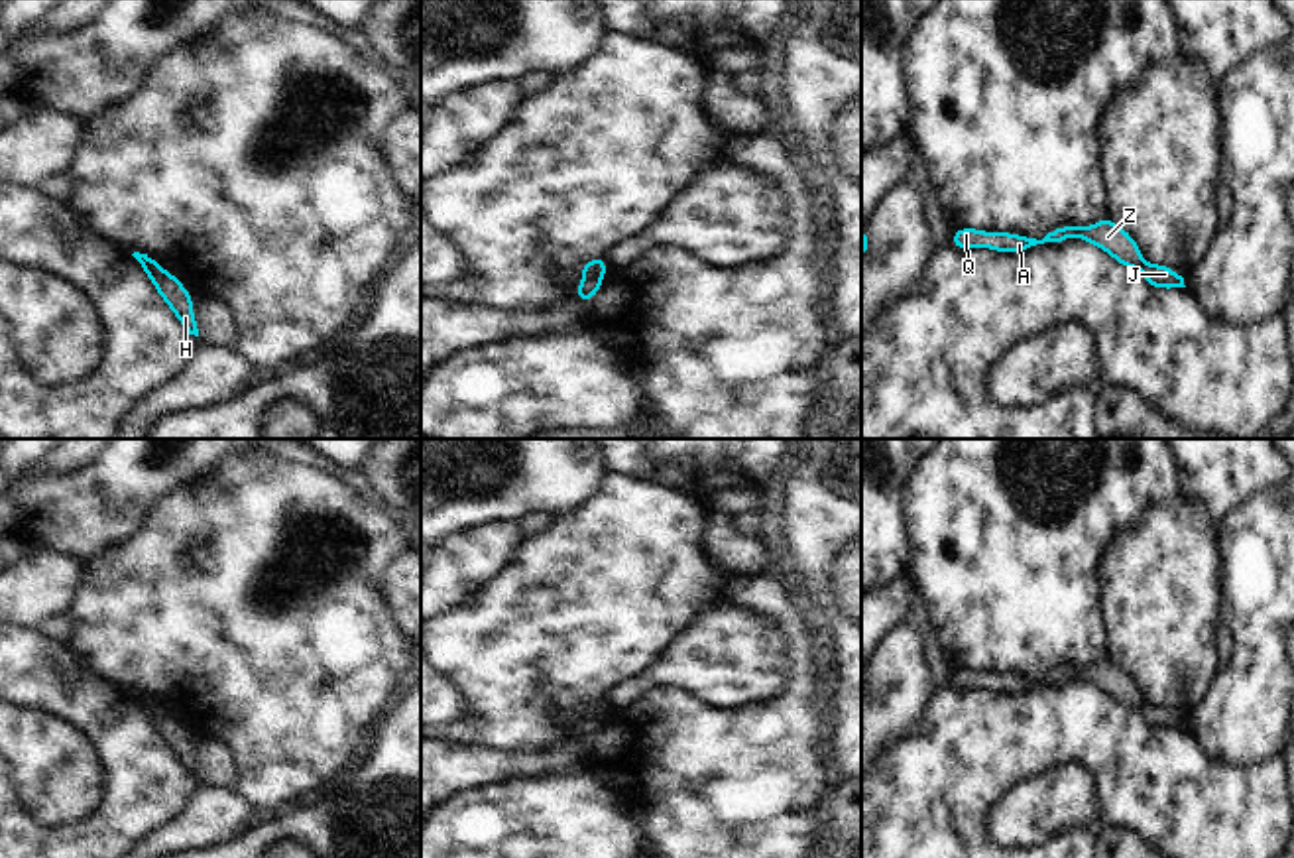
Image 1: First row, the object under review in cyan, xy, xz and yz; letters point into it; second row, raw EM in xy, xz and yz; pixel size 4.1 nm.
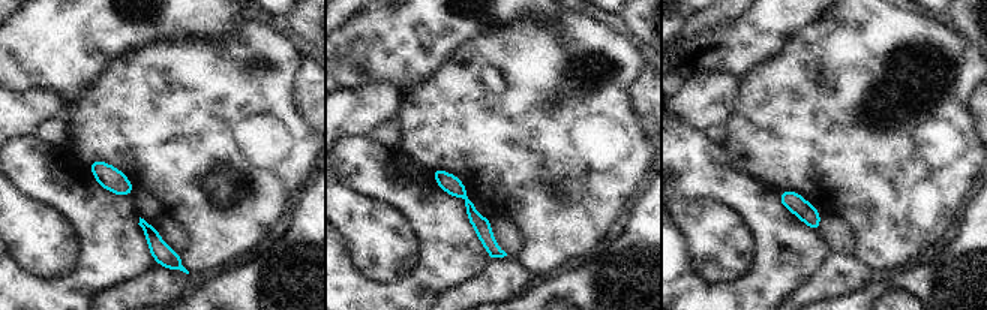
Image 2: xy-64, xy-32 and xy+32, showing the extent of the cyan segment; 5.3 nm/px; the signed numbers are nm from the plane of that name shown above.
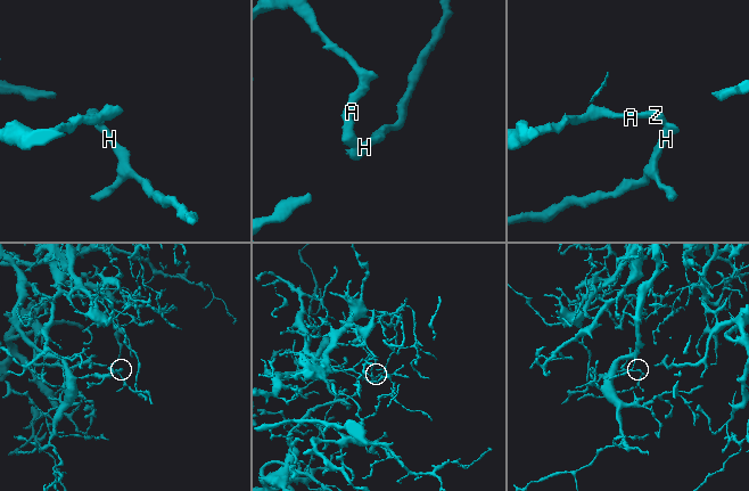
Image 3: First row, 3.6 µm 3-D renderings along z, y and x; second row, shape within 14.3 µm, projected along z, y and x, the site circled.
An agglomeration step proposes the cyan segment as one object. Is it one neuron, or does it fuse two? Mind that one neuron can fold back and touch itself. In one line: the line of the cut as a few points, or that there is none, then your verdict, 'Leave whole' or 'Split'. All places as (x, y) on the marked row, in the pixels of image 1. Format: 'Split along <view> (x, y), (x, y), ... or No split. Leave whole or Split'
Split along xz (585, 276), (600, 278). Split

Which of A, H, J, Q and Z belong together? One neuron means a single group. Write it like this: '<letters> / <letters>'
A Q Z / H J

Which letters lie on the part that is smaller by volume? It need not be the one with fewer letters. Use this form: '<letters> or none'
H, J

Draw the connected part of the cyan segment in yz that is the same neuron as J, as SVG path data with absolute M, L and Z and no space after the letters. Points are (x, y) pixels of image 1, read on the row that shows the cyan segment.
M1145 262L1141 274L1148 287L1176 289L1186 287L1184 277L1178 276L1172 268L1160 264Z

